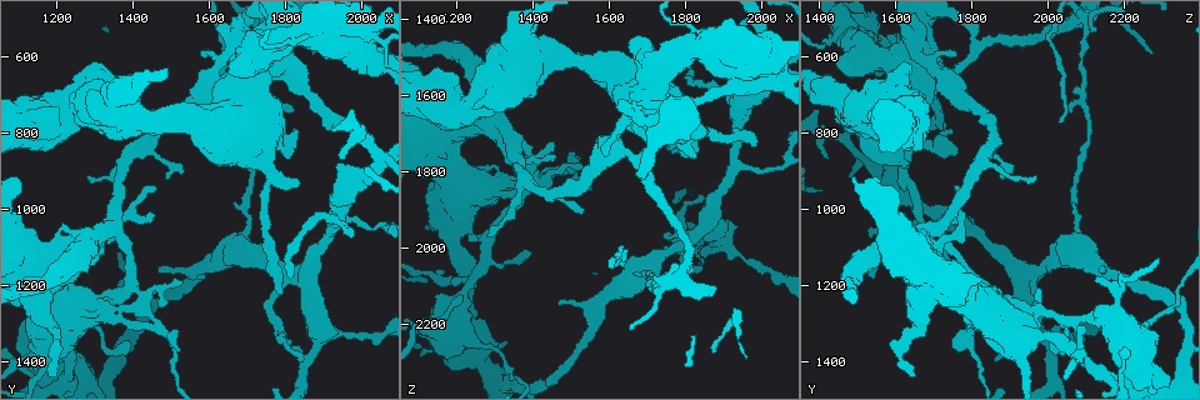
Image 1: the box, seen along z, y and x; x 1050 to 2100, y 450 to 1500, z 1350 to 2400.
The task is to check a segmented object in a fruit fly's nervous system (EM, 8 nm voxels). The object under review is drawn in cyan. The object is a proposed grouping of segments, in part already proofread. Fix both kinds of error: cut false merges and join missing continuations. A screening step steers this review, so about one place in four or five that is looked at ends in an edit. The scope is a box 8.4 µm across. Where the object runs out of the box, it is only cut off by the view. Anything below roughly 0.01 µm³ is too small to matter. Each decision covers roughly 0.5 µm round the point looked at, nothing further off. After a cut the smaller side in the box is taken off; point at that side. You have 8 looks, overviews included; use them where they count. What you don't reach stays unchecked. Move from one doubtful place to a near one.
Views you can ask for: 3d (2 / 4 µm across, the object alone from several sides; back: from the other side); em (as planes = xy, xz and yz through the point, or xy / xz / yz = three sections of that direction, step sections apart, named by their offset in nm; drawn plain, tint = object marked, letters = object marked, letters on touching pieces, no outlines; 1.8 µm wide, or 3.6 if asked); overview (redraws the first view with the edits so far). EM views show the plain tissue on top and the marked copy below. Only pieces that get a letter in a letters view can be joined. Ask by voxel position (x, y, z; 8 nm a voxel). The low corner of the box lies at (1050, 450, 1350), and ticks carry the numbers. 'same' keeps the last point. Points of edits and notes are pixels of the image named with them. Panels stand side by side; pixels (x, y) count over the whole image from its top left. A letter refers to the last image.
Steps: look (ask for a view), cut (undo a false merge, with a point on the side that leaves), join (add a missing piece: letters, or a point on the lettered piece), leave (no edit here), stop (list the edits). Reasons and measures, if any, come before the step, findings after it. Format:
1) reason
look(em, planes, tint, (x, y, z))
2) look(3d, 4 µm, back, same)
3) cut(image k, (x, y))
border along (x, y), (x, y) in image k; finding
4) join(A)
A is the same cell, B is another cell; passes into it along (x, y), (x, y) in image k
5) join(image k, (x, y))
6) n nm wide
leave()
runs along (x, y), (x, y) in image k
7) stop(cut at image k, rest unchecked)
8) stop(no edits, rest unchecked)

abrupt turn
look(em, xz, step 4, tint, (1505, 1335, 1795))

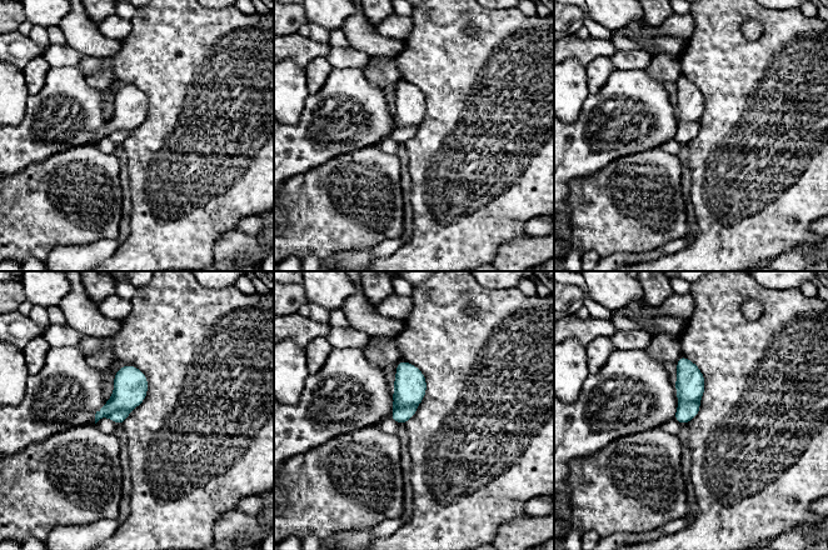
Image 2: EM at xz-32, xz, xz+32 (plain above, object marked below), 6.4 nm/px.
cut it another way
look(em, planes, tint, same)

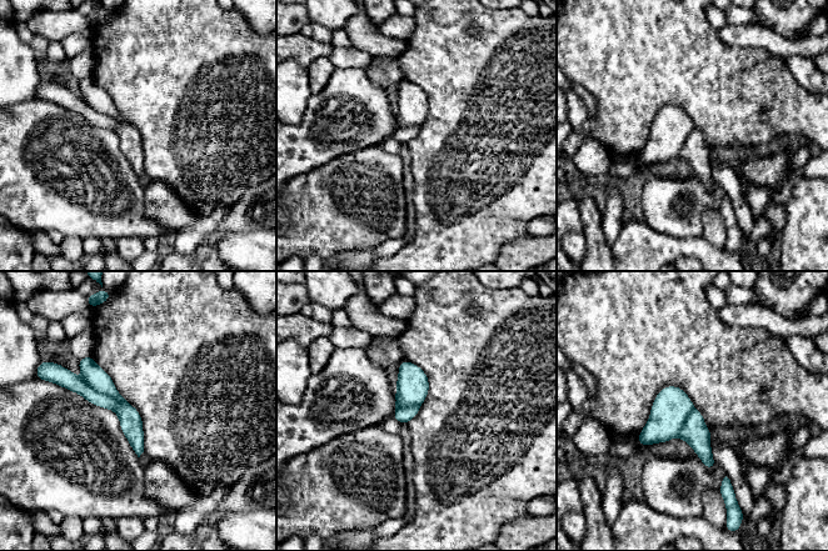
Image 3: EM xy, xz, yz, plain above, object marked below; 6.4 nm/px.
what lies round it
look(em, planes, letters, same)

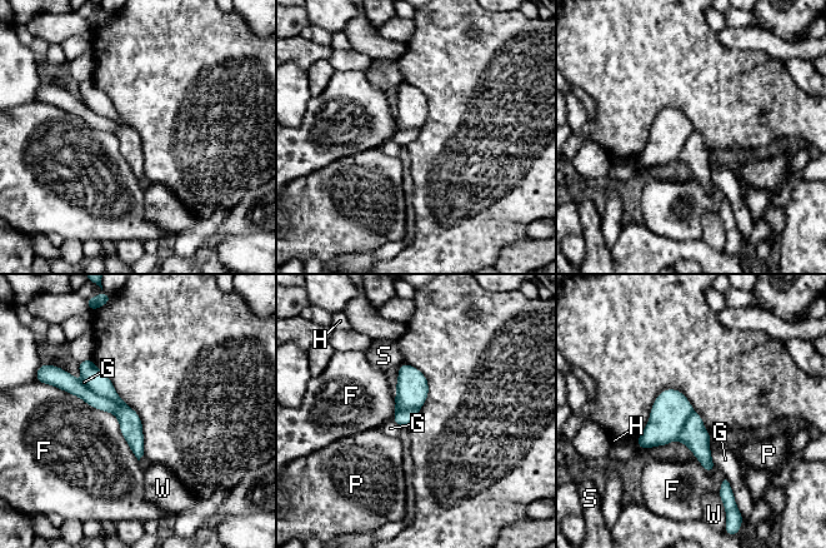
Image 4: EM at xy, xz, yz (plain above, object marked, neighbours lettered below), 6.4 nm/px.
cut(image 4, (130, 424))
F, G, H, P, S and W are other cells; border along (86, 384), (118, 408) in image 4; two neurons meet here

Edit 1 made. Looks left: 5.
four-way junction
look(3d, 2 µm, (1825, 1165, 1975))

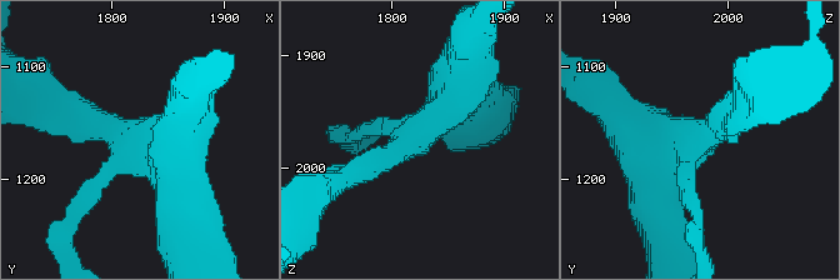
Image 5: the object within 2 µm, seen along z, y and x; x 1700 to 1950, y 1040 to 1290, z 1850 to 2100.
look(em, yz, step 16, tint, (1820, 1162, 1970))

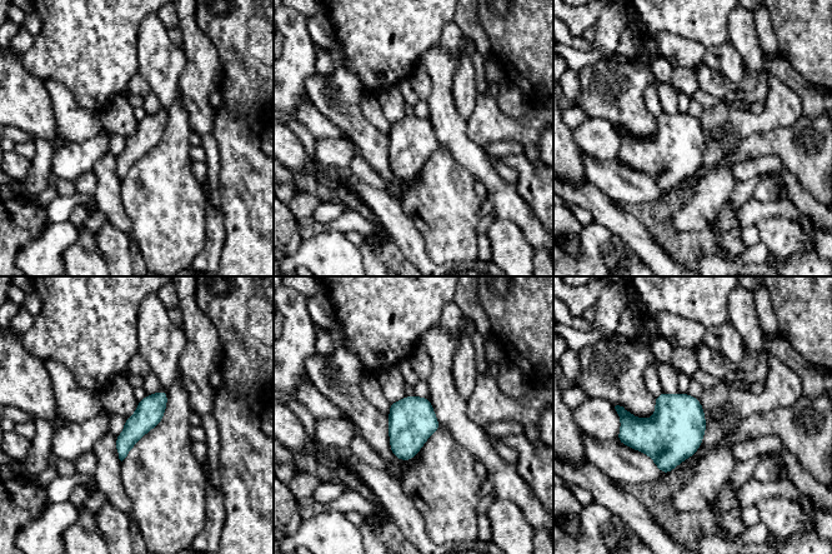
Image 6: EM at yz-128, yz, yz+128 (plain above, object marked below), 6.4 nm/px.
look(em, planes, letters, same)

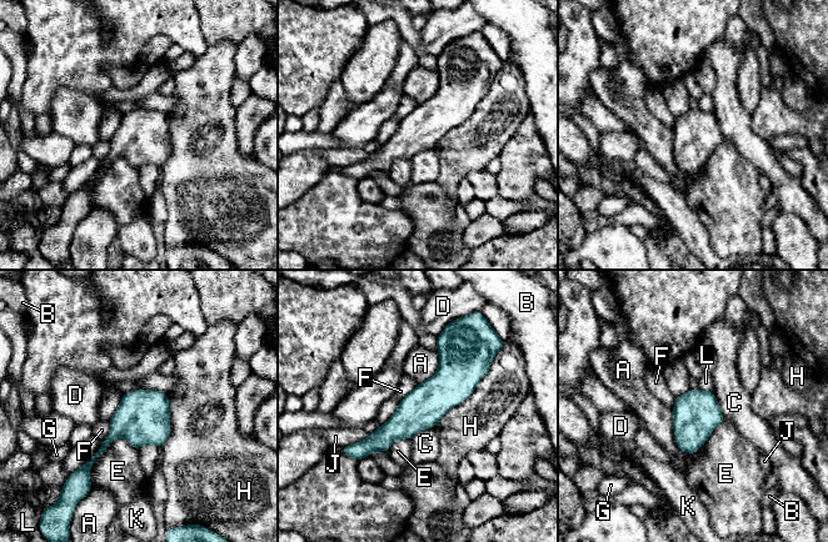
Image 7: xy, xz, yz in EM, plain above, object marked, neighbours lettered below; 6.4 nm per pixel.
leave()
A, B, C, D, E, F, G, H, J, K and L are other cells; runs along (444, 340), (447, 377), (359, 455) in image 7; one neuron here

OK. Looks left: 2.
stop(cut at image 4, rest unchecked)

